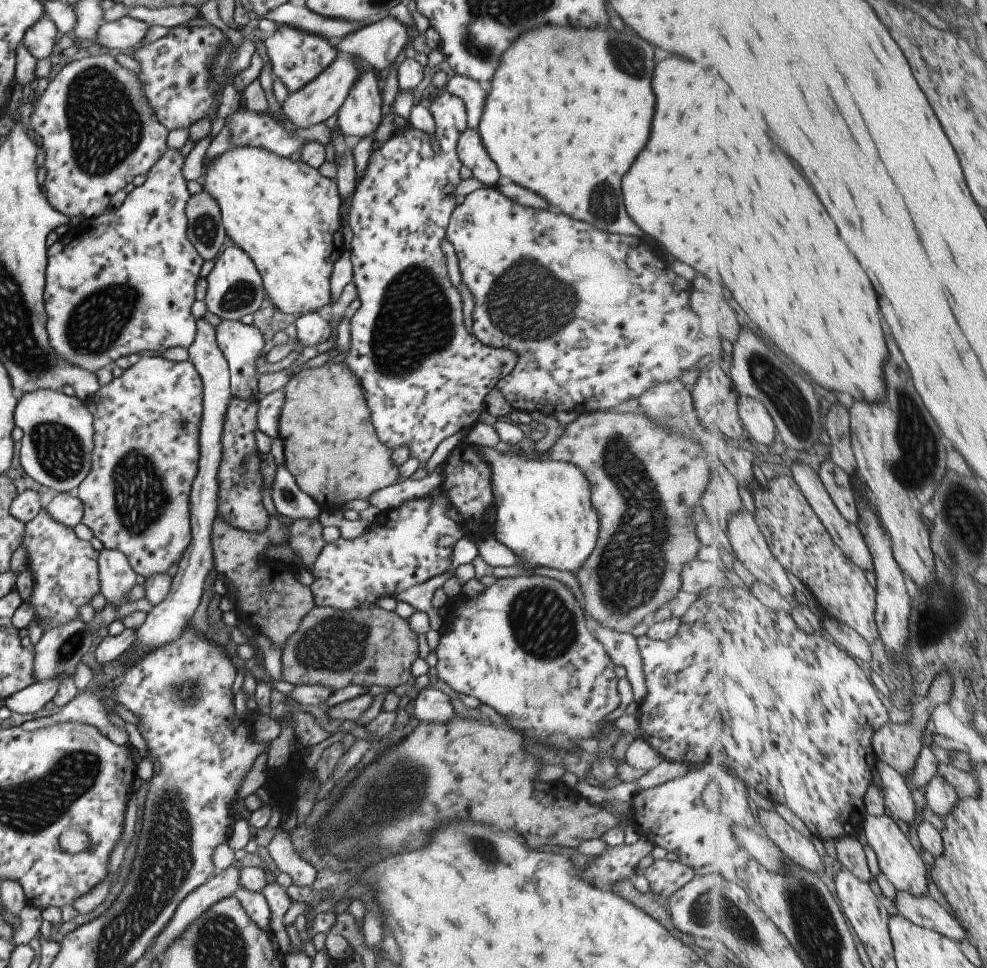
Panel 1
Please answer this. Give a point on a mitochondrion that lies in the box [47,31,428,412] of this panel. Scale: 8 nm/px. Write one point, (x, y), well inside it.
(105, 128)

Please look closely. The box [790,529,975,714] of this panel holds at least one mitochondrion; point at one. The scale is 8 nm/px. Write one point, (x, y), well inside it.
(938, 609)

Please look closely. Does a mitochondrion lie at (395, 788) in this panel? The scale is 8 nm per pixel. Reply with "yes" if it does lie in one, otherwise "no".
yes

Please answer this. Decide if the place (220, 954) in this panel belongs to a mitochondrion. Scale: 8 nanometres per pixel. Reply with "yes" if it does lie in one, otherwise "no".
yes

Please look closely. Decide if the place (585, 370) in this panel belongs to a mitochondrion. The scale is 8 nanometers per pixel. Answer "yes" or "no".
no

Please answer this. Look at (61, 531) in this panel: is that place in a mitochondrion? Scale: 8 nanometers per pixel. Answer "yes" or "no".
no

